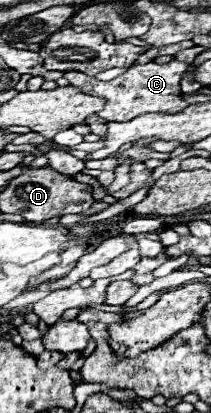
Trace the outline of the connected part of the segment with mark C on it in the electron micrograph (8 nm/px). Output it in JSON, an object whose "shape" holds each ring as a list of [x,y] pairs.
{"shape":[[[173,60],[169,64],[149,62],[149,64],[131,66],[125,74],[121,74],[109,82],[101,82],[97,78],[83,74],[83,72],[65,72],[65,78],[69,80],[71,86],[79,88],[81,92],[91,94],[91,96],[99,96],[105,100],[105,108],[97,114],[99,118],[111,120],[111,122],[127,122],[127,120],[133,120],[141,114],[149,114],[155,110],[161,110],[163,114],[177,114],[177,112],[185,110],[187,102],[181,96],[179,80],[187,68],[189,68],[189,64]]]}

